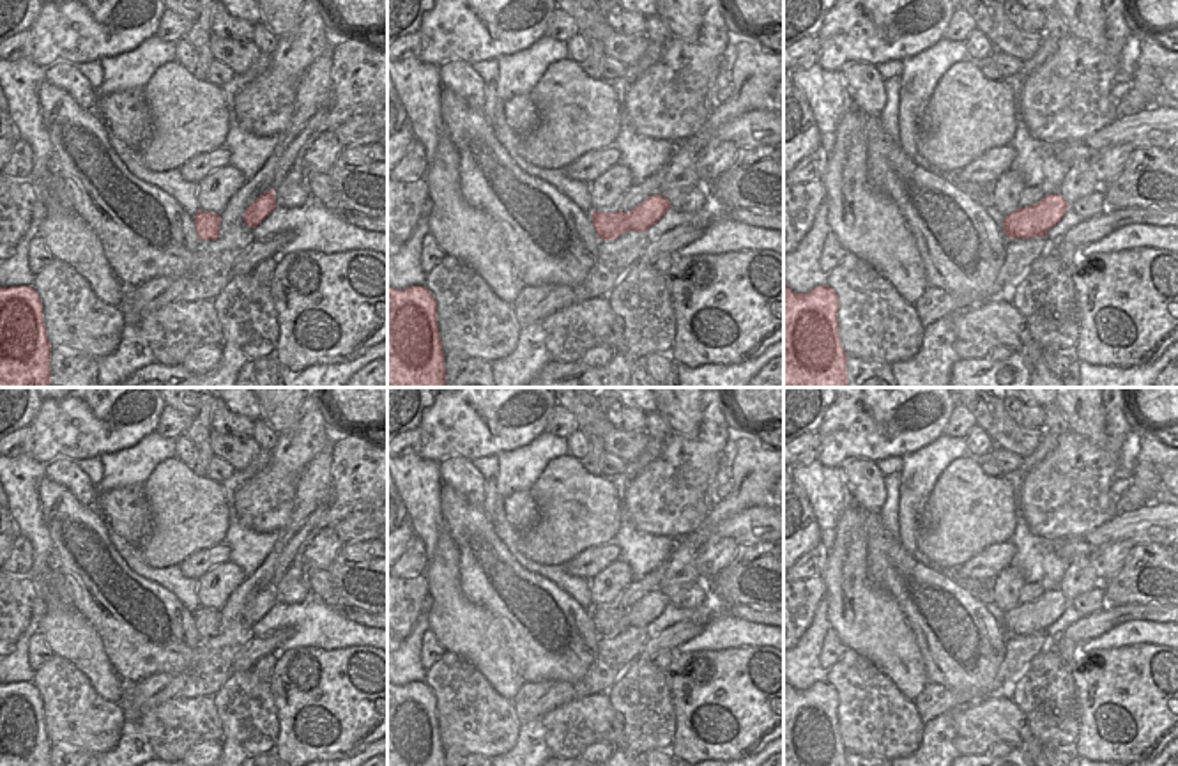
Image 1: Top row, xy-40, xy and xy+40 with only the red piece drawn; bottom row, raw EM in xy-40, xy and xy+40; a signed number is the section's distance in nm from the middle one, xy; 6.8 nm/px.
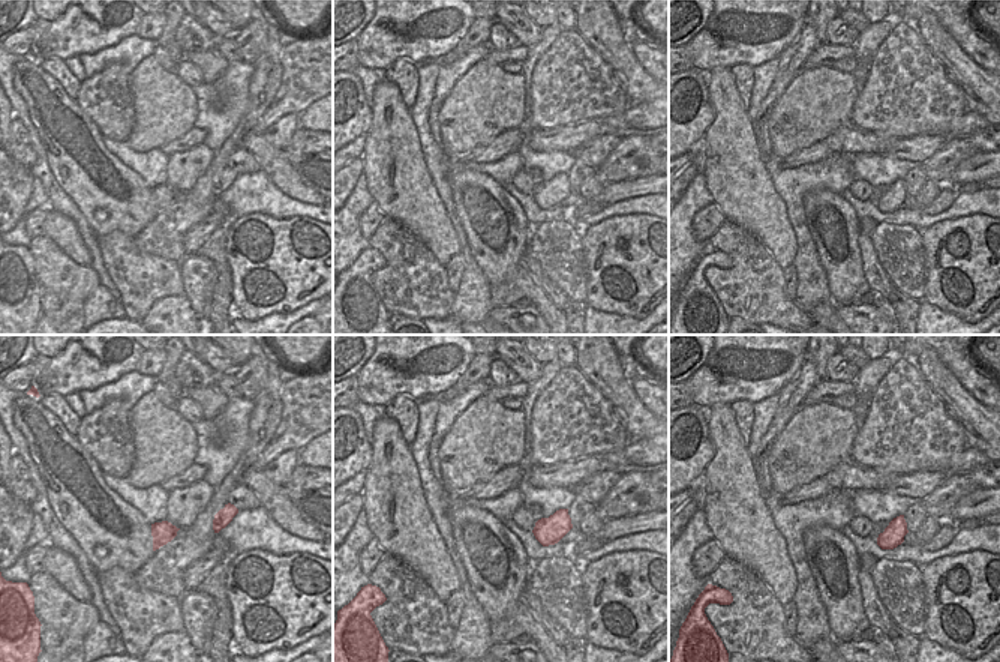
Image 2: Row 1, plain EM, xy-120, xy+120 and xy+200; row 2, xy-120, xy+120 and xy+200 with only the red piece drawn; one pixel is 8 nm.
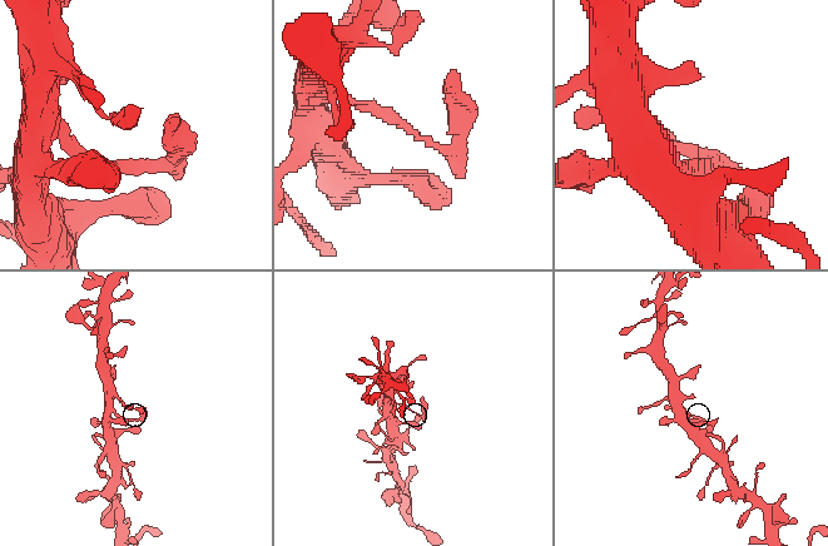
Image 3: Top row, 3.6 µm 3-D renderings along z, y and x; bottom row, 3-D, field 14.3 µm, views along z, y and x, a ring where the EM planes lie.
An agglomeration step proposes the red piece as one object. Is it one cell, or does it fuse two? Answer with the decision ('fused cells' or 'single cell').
fused cells

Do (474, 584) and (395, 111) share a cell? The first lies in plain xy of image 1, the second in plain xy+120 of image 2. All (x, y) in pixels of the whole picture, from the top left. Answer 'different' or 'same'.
different

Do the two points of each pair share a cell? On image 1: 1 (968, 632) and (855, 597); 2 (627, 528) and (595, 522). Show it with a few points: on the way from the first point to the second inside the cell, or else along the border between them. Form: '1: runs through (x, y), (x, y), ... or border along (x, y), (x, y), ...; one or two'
1: border along (871, 582), (895, 602), (918, 648); two
2: border along (612, 485), (619, 512), (619, 531), (614, 540); two

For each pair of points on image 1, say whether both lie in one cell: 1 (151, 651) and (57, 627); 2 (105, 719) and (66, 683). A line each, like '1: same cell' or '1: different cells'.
1: different cells
2: same cell

